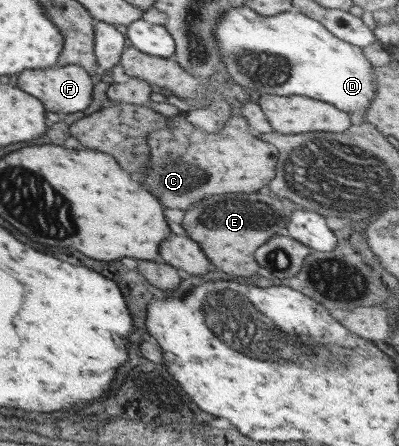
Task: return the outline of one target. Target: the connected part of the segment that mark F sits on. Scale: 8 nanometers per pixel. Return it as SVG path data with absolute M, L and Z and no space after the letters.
M66 65L58 69L36 69L36 71L24 71L18 77L18 87L32 97L38 97L48 111L65 114L84 111L92 103L92 89L94 83L90 74L78 65Z

